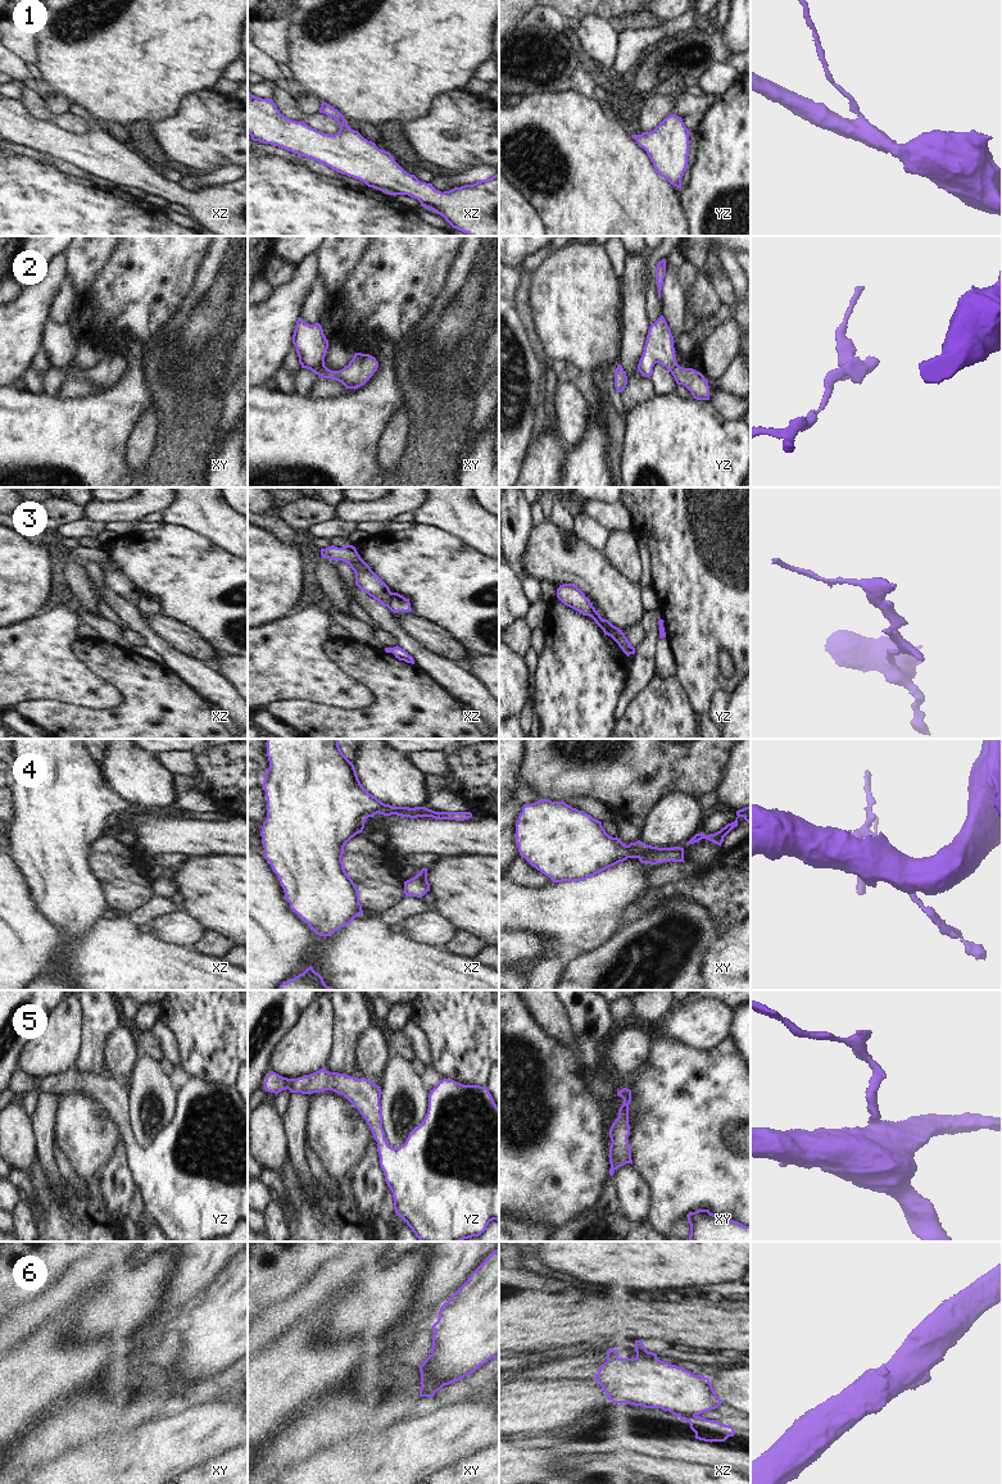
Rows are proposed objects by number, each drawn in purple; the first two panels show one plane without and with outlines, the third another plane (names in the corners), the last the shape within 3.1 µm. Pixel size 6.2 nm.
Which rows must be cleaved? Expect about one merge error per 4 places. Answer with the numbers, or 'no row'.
3, 6

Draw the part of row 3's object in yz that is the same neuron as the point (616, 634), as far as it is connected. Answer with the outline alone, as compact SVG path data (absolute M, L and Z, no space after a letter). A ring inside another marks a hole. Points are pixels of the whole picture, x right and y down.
M603 620L604 627L611 631L609 636L618 644L622 652L629 657L635 654L635 648L630 644L622 630L613 626L608 620Z

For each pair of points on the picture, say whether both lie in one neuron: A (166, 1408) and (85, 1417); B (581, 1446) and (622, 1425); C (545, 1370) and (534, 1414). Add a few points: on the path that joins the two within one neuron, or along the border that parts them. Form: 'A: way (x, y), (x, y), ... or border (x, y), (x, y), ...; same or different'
A: way (145, 1408), (105, 1408); same
B: way (592, 1443), (604, 1442), (612, 1434); same
C: border (516, 1378), (574, 1379); different

